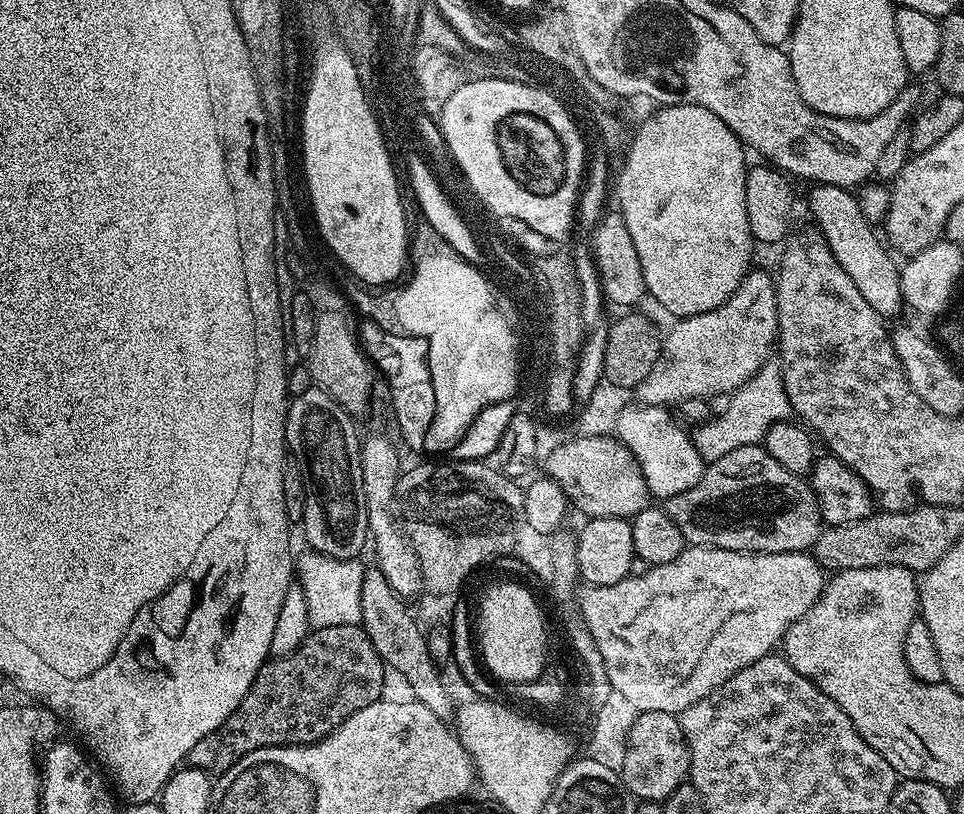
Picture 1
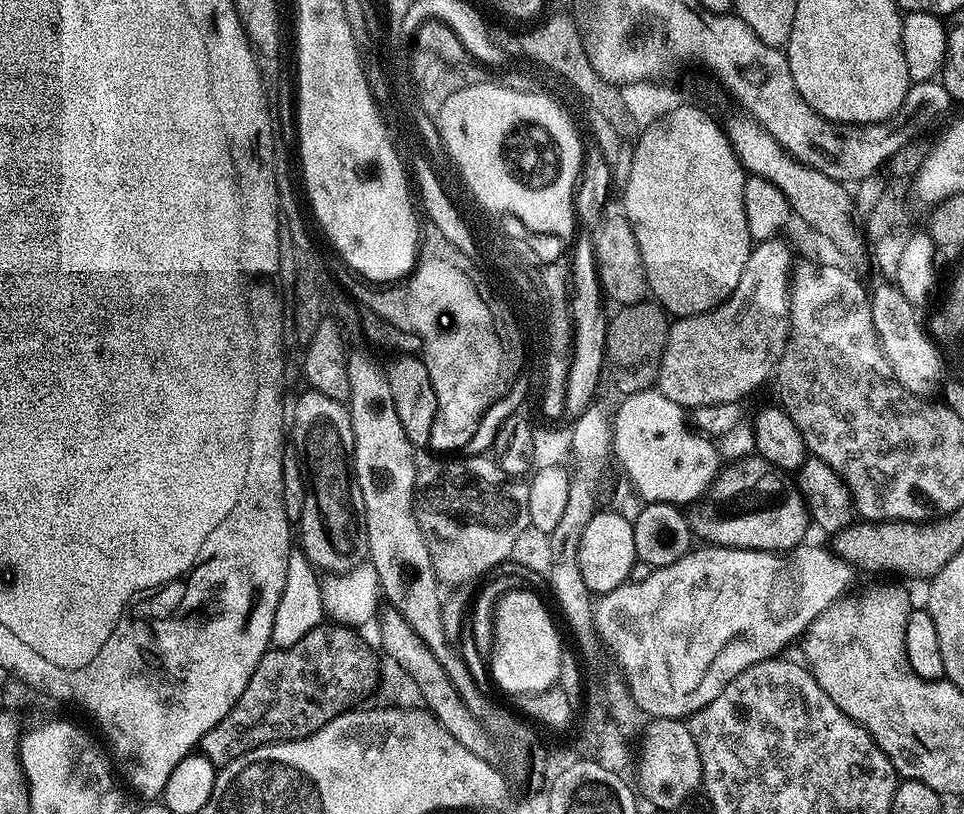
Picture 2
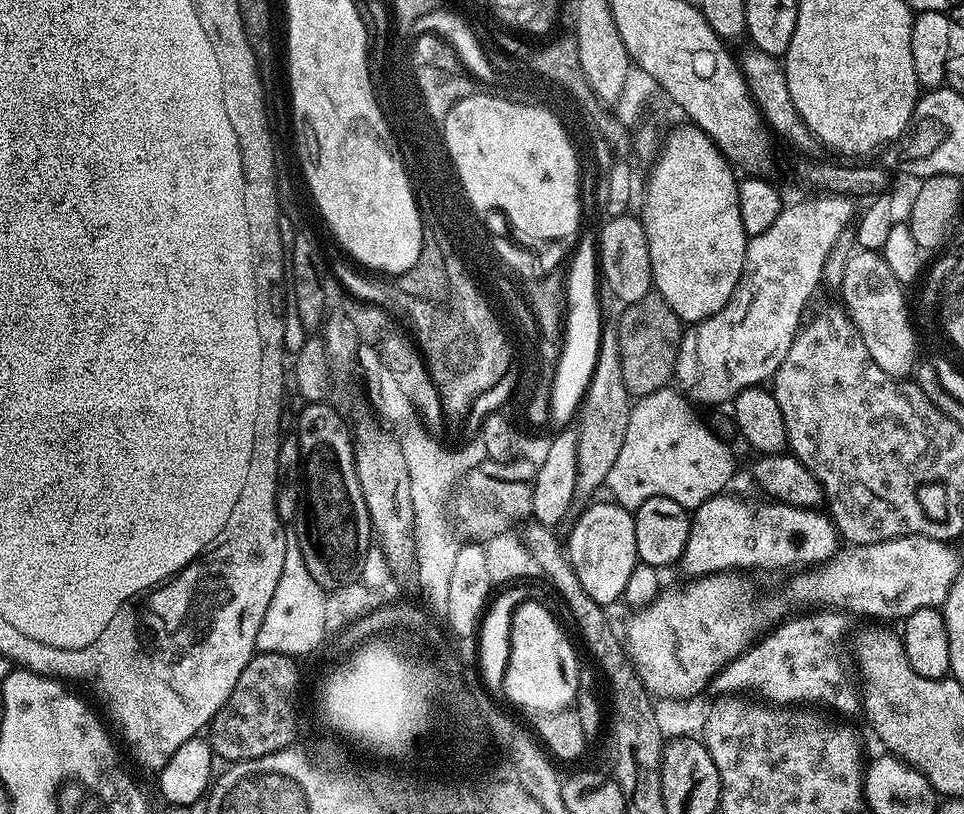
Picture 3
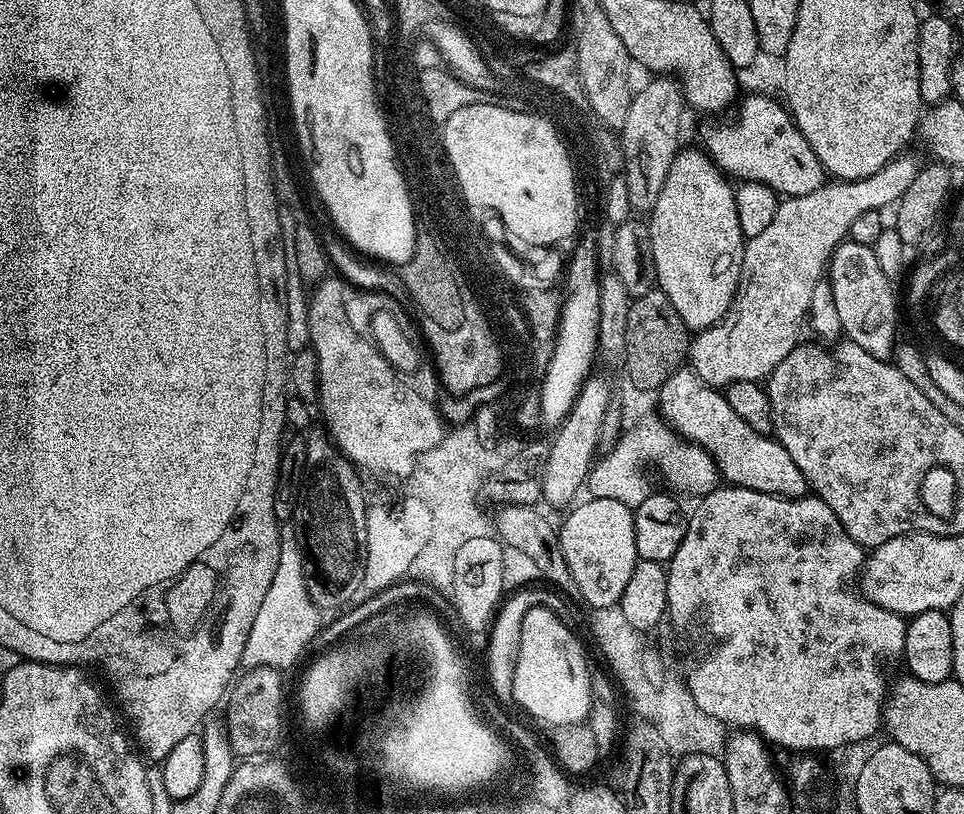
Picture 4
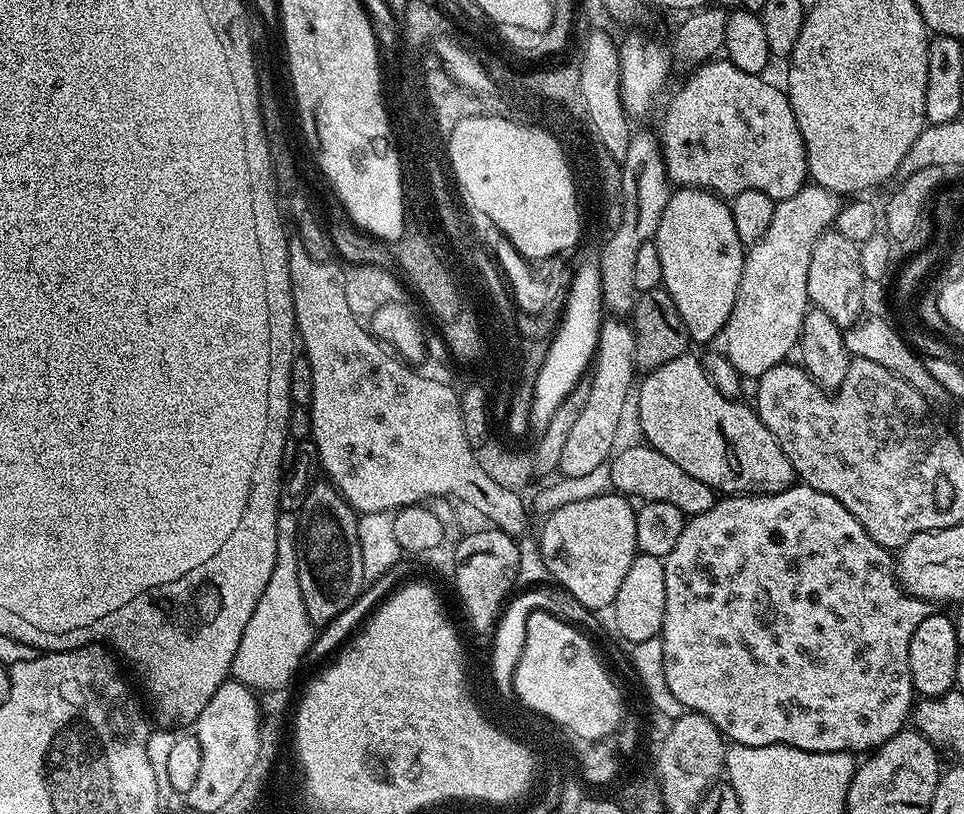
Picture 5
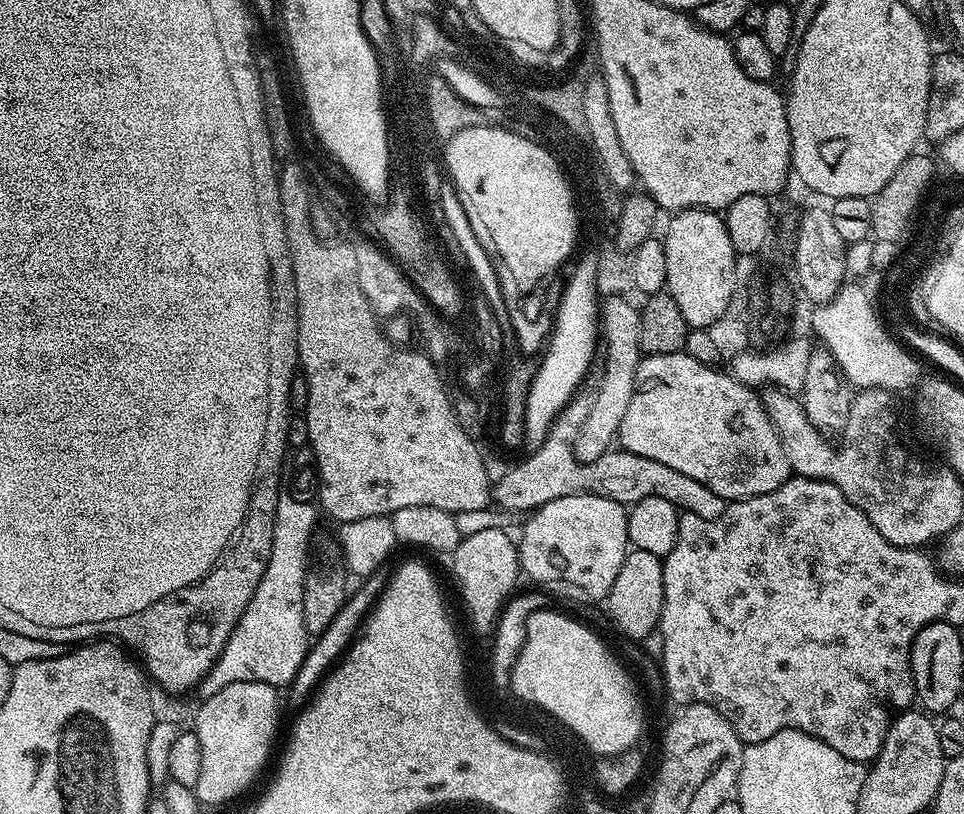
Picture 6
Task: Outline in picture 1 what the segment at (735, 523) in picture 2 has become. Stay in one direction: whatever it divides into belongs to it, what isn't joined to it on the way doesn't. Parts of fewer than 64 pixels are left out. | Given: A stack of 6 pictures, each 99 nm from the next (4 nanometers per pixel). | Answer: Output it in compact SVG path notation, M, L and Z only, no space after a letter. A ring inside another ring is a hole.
M760 444L738 446L730 454L711 461L705 467L702 478L690 490L674 494L663 501L665 514L674 518L674 526L682 530L685 545L698 548L721 548L735 552L764 552L786 554L808 552L822 531L822 521L811 483L805 477L790 474Z

